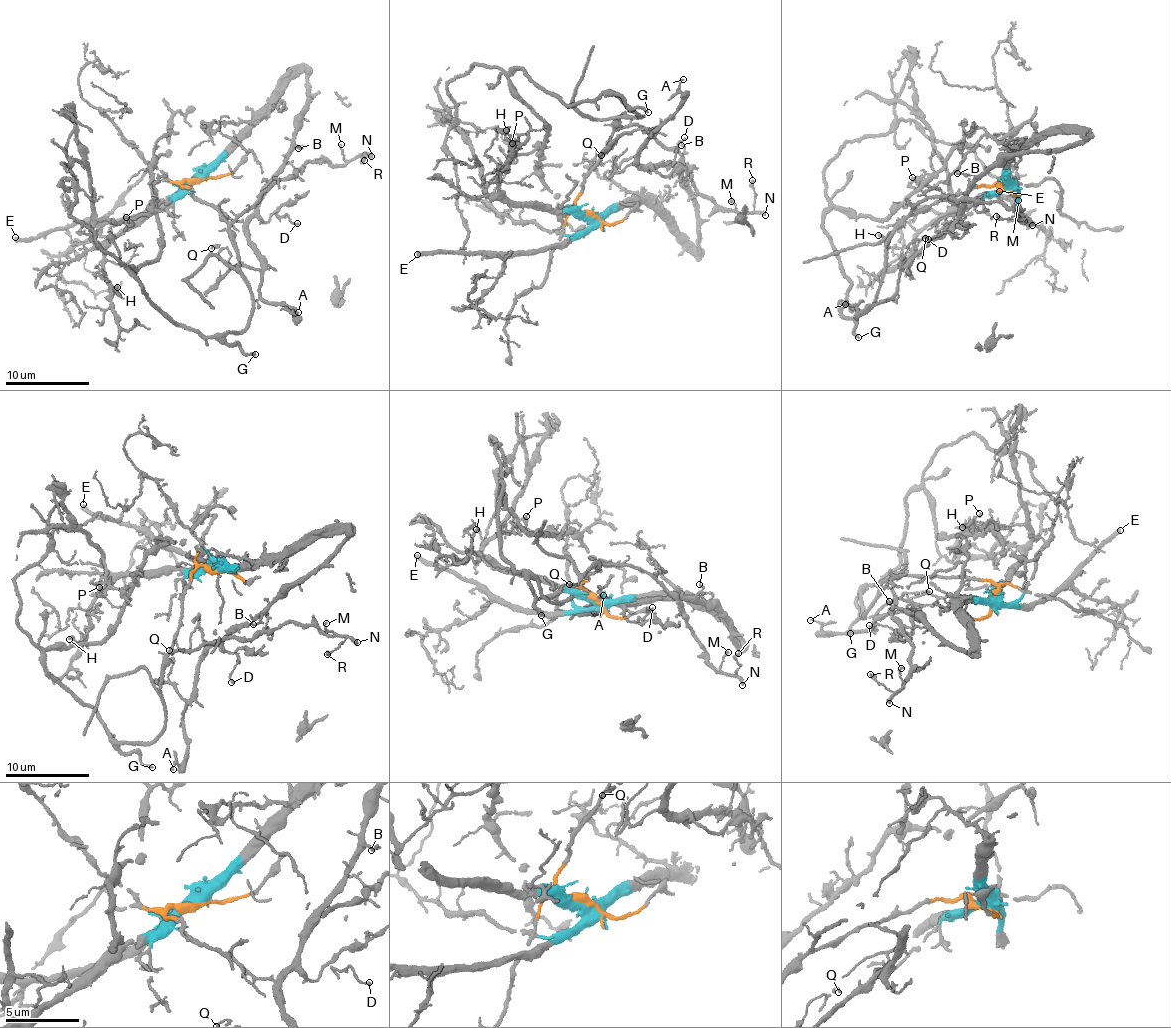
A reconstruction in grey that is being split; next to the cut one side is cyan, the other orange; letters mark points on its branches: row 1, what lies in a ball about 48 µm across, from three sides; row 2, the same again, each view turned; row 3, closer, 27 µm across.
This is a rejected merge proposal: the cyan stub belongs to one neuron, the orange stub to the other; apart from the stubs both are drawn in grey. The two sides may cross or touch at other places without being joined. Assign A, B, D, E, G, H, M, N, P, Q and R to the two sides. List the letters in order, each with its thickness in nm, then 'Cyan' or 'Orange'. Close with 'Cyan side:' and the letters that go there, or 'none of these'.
A: Thickness 130 nm. Cyan
B: Thickness 120 nm. Cyan
D: Thickness 120 nm. Cyan
E: Thickness 360 nm. Cyan
G: Thickness 240 nm. Orange
H: Thickness 200 nm. Cyan
M: Thickness 140 nm. Orange
N: Thickness 360 nm. Orange
P: Thickness 150 nm. Cyan
Q: Thickness 110 nm. Cyan
R: Thickness 150 nm. Orange
Cyan side: A, B, D, E, H, P, Q

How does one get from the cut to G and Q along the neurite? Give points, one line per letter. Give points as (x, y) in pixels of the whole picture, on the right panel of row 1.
G: (1005, 188), (974, 188), (909, 215), (887, 244), (878, 298), (864, 312), (843, 306), (859, 338)
Q: (1005, 188), (1013, 150), (1059, 133), (1083, 138), (1010, 155), (970, 187), (959, 218), (899, 263), (926, 238)

